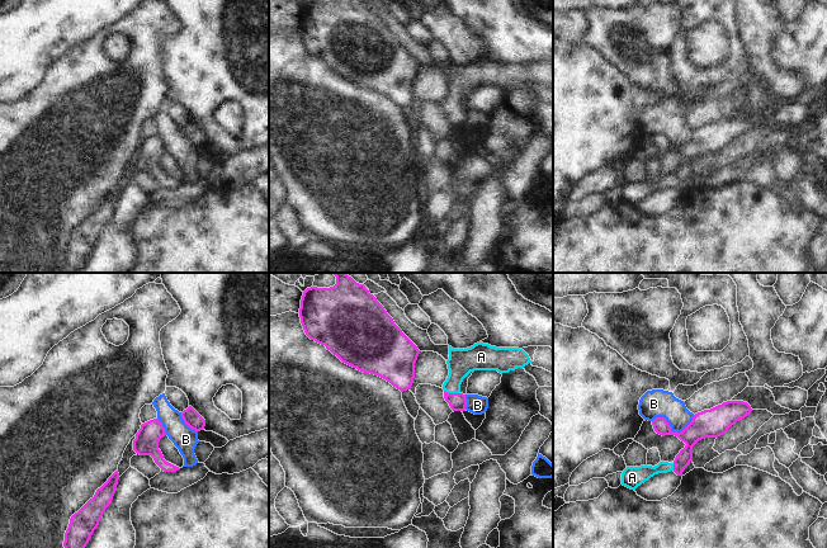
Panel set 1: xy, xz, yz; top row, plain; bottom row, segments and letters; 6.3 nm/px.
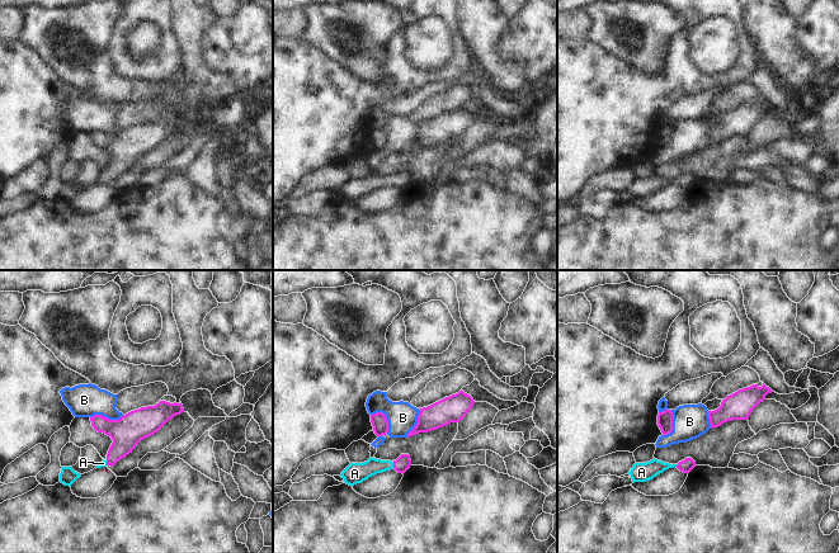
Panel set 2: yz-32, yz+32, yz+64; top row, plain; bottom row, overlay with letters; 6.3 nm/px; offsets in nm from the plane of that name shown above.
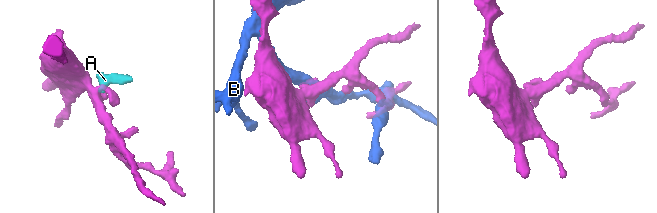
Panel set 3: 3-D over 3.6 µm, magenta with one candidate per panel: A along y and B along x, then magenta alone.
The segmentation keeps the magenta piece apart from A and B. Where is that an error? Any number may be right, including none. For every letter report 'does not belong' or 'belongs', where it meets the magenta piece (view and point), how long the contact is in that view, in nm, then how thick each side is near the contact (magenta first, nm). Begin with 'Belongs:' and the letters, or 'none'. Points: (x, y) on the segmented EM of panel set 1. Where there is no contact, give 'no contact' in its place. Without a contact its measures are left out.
Belongs: A
A: belongs; contact xz (452, 393); length 110 nm; calibres 110 and 170 nm
B: does not belong; contact yz (670, 430); length 280 nm; calibres 180 and 180 nm

